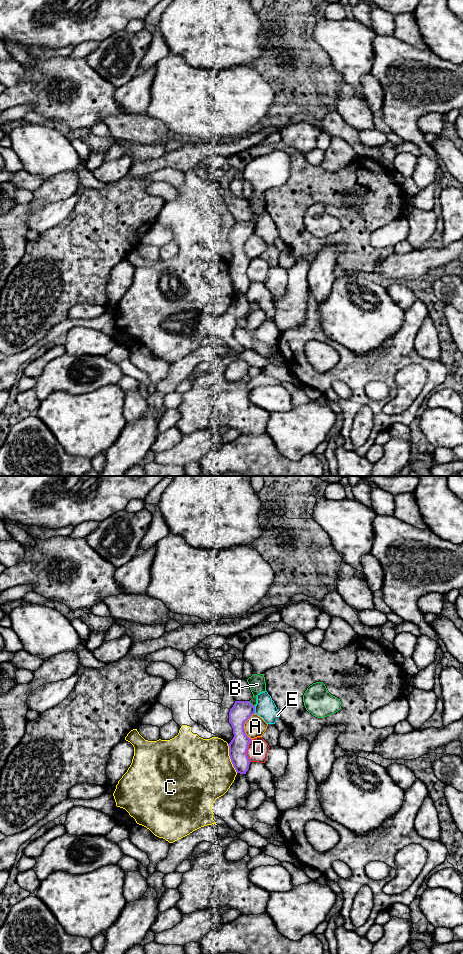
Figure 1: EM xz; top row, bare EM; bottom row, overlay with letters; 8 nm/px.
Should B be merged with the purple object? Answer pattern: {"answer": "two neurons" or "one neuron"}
{"answer": "one neuron"}

